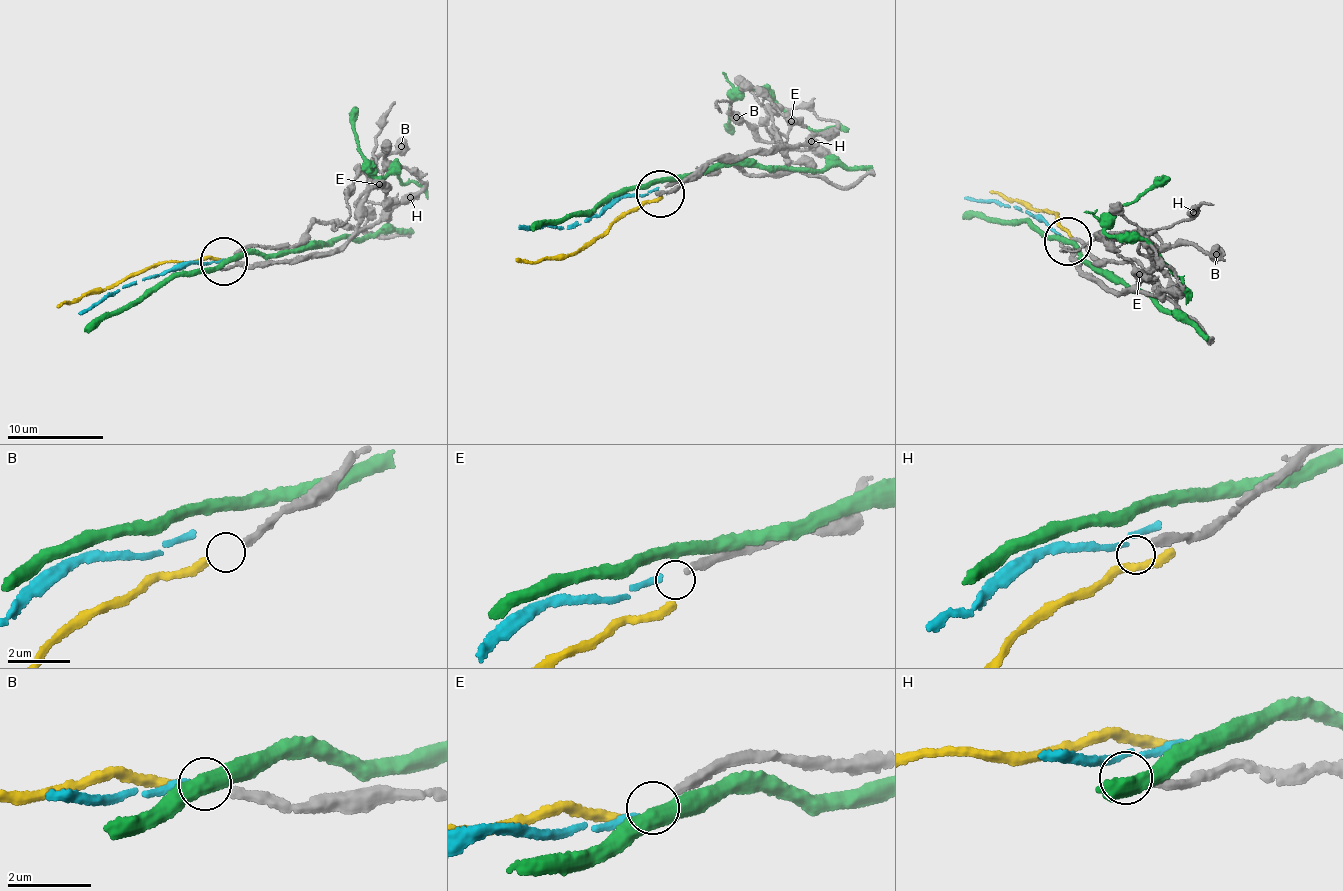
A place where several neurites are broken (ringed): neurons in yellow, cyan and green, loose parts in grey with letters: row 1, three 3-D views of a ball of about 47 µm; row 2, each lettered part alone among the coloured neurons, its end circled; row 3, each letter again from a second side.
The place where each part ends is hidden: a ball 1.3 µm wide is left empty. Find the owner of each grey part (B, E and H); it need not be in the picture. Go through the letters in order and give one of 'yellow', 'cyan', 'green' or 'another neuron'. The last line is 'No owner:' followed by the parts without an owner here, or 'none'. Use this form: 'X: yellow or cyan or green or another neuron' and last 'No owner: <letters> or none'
B: yellow
E: cyan
H: another neuron
No owner: H

